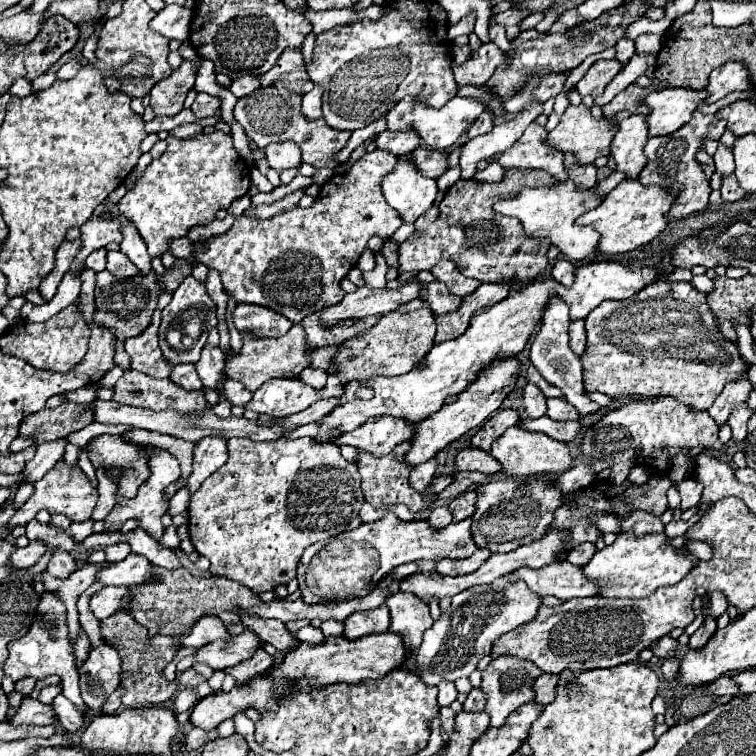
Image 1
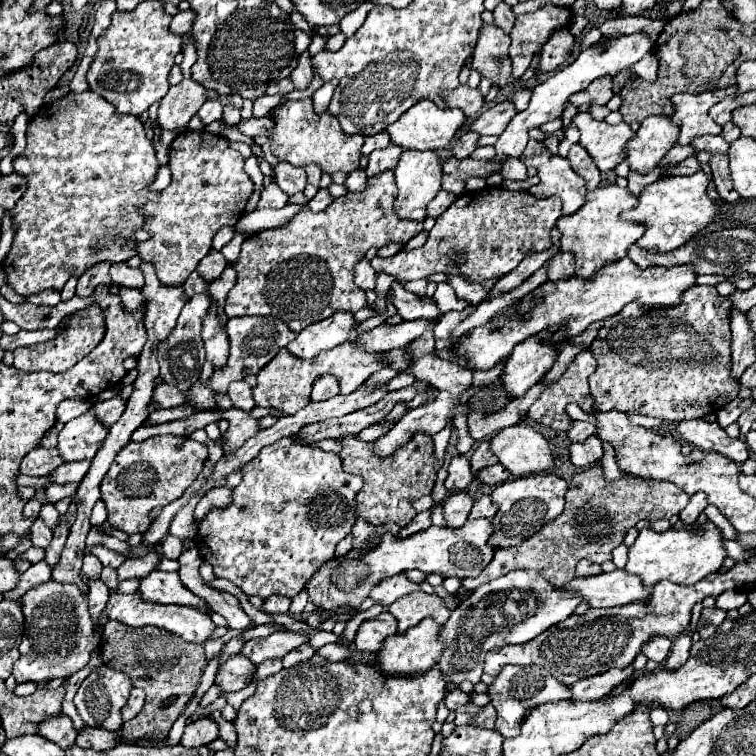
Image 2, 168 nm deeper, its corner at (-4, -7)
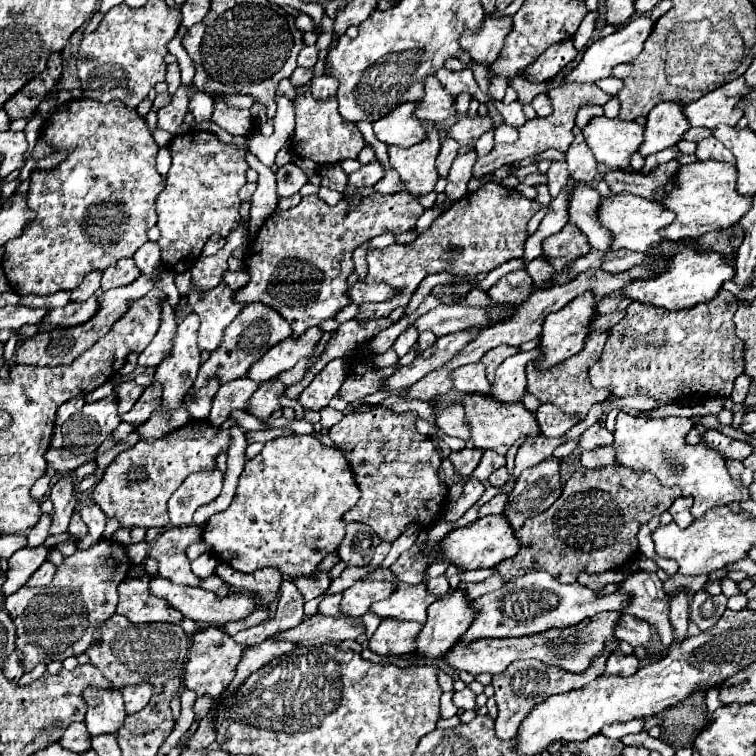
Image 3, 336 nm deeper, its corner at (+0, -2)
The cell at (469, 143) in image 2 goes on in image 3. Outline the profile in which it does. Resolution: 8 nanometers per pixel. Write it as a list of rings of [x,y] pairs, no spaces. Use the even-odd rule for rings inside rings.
[[[446,138],[442,142],[442,148],[440,148],[440,154],[438,154],[438,160],[436,160],[440,176],[444,176],[444,178],[448,176],[448,170],[450,170],[452,162],[454,162],[454,158],[458,154],[458,148],[460,148],[460,144],[454,138]]]

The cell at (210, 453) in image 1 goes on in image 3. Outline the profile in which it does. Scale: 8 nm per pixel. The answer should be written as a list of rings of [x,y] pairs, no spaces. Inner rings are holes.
[[[278,380],[262,384],[262,386],[252,394],[252,398],[248,400],[248,410],[246,410],[246,412],[252,414],[252,416],[256,416],[258,420],[268,420],[270,414],[280,408],[280,404],[278,404],[278,394],[284,392],[284,390],[286,390],[286,386],[284,386],[282,382],[278,382]]]

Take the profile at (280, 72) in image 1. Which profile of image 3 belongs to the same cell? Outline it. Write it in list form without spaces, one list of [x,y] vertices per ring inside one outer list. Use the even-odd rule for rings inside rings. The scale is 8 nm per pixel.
[[[304,46],[298,54],[298,66],[302,68],[312,68],[316,64],[316,58],[318,58],[318,50],[316,46]]]

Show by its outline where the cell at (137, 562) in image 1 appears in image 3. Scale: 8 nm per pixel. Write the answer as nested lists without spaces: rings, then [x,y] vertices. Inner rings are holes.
[[[152,576],[150,578],[150,594],[160,596],[164,600],[168,600],[170,604],[174,604],[176,610],[180,610],[186,618],[192,618],[196,622],[204,622],[204,624],[216,624],[216,626],[224,626],[230,620],[240,620],[244,616],[248,616],[254,608],[256,608],[256,598],[250,592],[230,592],[226,598],[218,598],[214,592],[208,592],[204,588],[192,588],[192,586],[178,586],[178,584],[170,584],[170,580],[162,578],[162,576]]]

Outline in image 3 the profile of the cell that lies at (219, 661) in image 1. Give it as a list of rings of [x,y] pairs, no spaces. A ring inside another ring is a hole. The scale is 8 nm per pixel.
[[[314,614],[306,620],[302,620],[302,624],[278,632],[274,636],[270,636],[268,640],[272,642],[294,642],[294,644],[304,644],[308,640],[314,638],[326,638],[330,642],[340,642],[340,640],[356,640],[360,634],[364,632],[364,624],[354,626],[350,622],[350,618],[332,618],[332,616],[324,616],[324,614]]]

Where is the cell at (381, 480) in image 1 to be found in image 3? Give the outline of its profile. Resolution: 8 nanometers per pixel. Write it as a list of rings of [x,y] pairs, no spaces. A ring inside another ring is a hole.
[[[374,408],[366,414],[346,414],[328,432],[330,440],[344,452],[362,492],[356,506],[346,512],[344,522],[368,524],[388,542],[394,542],[410,522],[430,528],[448,500],[448,490],[438,480],[440,454],[434,440],[416,430],[416,416],[416,412],[396,414],[386,408]]]

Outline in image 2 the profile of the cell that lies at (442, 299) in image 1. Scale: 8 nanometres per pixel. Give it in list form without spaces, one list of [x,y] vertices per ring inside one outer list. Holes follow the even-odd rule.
[[[392,281],[390,295],[392,295],[392,305],[398,309],[402,319],[436,319],[436,317],[440,317],[440,311],[434,305],[432,297],[418,299],[414,293],[406,291],[398,281]]]

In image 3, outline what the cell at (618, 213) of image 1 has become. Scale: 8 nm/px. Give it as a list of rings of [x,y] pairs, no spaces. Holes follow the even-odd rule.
[[[716,160],[694,162],[682,166],[674,174],[674,190],[668,192],[662,206],[676,214],[676,220],[660,230],[666,240],[698,238],[710,230],[722,230],[736,224],[750,208],[752,196],[742,196],[736,192],[736,168]]]

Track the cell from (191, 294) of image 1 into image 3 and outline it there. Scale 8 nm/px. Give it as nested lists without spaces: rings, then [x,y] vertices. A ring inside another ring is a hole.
[[[190,312],[178,324],[176,336],[172,338],[172,352],[156,368],[156,380],[162,384],[162,404],[168,408],[178,408],[182,404],[184,392],[196,378],[200,368],[200,350],[196,346],[198,314]]]

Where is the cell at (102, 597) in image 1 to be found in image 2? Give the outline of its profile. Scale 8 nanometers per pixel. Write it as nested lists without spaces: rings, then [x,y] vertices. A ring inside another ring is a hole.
[[[112,593],[110,601],[104,609],[108,613],[110,619],[116,619],[120,623],[126,623],[130,627],[144,627],[144,625],[154,625],[160,629],[166,629],[174,635],[180,635],[184,641],[190,643],[204,643],[210,633],[214,631],[214,623],[210,619],[208,613],[198,613],[196,609],[190,607],[182,607],[182,605],[160,605],[160,603],[148,603],[142,601],[142,597],[138,597],[138,593],[132,595],[122,595],[122,593]]]

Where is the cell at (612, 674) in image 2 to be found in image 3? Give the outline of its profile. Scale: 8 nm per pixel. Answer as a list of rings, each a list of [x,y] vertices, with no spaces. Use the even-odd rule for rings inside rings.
[[[614,650],[606,660],[602,676],[632,676],[638,670],[640,662],[636,656],[626,656],[622,650]]]

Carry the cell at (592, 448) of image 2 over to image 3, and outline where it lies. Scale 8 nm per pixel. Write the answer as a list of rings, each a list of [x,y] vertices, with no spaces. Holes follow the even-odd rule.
[[[602,446],[580,454],[580,462],[584,468],[602,468],[606,464],[614,464],[614,448]]]

